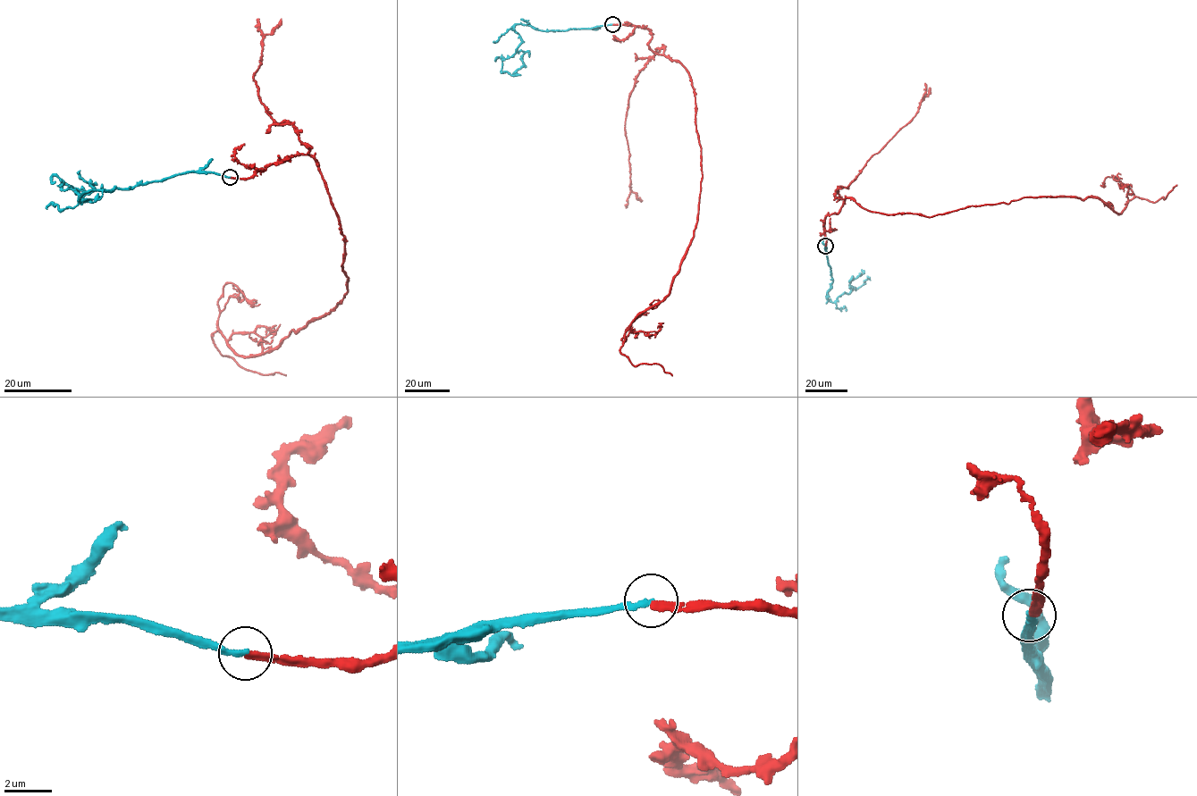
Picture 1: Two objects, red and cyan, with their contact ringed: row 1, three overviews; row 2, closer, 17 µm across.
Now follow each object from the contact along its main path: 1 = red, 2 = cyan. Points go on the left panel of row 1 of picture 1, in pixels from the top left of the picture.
1: (230, 177), (308, 155), (340, 226), (348, 289), (335, 309), (246, 356), (212, 334), (245, 369), (286, 374)
2: (230, 177), (187, 171), (133, 187), (88, 190), (79, 201), (88, 201), (60, 185), (68, 184), (87, 194)

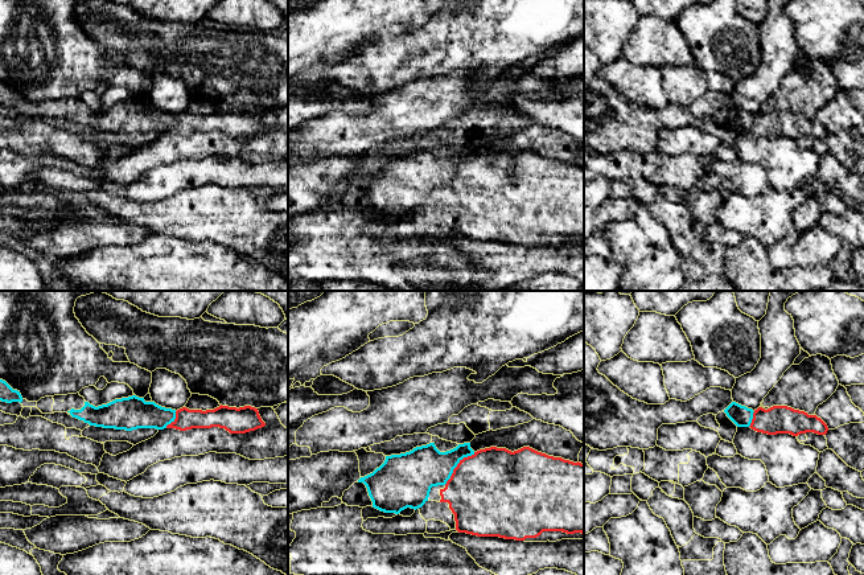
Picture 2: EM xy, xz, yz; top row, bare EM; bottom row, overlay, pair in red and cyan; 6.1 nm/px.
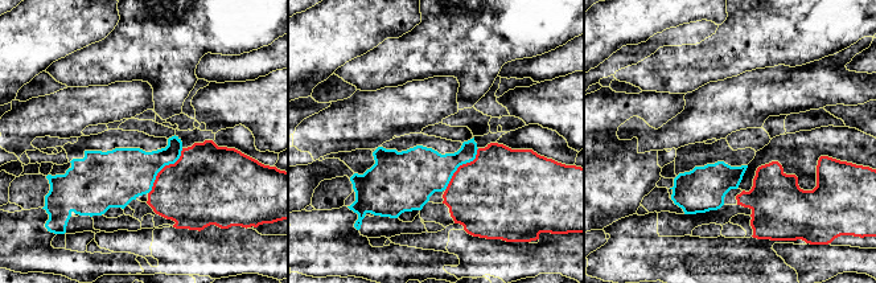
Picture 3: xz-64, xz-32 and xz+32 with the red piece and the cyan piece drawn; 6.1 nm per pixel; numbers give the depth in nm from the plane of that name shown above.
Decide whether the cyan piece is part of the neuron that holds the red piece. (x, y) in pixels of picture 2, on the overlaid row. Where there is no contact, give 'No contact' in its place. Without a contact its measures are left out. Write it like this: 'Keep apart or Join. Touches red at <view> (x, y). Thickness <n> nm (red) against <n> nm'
Join. Touches red at xz (457, 465). Thickness 500 nm (red) against 260 nm

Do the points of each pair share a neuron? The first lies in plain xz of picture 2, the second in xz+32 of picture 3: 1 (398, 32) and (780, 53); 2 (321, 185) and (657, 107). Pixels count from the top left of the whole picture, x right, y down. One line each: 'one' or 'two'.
1: one
2: one

